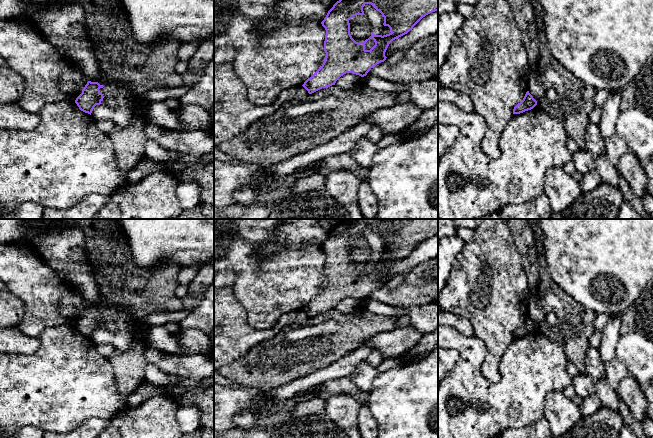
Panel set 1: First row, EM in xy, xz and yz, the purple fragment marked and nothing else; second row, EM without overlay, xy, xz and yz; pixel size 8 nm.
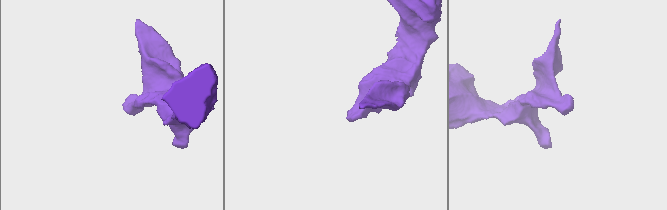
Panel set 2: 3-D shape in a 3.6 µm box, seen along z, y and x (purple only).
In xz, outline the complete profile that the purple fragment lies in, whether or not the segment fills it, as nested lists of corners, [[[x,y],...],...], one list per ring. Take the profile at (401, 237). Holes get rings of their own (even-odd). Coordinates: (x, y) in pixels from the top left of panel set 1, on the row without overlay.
[[[346,219],[341,221],[333,231],[328,235],[326,241],[321,246],[322,250],[326,254],[325,265],[324,265],[324,275],[326,281],[322,290],[302,309],[309,318],[312,318],[322,312],[327,312],[335,309],[336,305],[346,297],[352,297],[364,301],[370,295],[371,292],[375,291],[377,288],[384,286],[386,284],[385,276],[389,268],[407,258],[413,251],[426,239],[438,235],[438,219]],[[365,228],[371,228],[377,235],[379,235],[384,241],[384,250],[390,252],[390,257],[386,259],[374,259],[371,260],[363,266],[356,266],[350,258],[350,247],[349,244],[356,239],[365,239],[363,231]],[[373,263],[375,269],[370,273],[365,273],[365,267]]]

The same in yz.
[[[527,315],[523,324],[514,331],[513,338],[520,338],[525,335],[531,334],[536,329],[537,325],[533,322],[529,315]]]

